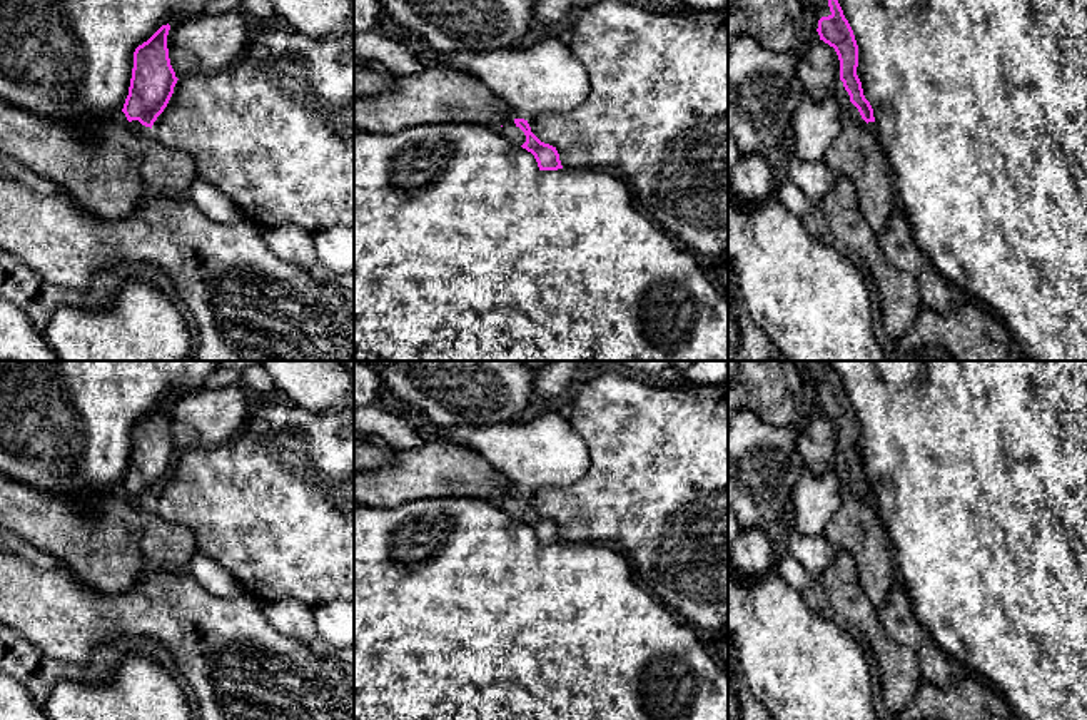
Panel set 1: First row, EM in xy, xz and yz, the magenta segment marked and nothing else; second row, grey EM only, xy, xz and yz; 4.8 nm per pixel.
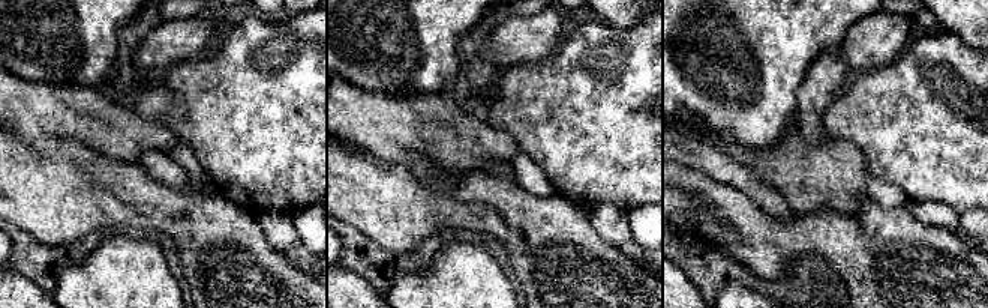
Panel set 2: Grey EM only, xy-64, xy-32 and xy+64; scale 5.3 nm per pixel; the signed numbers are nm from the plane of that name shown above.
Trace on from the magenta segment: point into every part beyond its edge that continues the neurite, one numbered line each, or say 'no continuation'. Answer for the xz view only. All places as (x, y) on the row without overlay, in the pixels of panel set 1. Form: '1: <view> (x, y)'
1: xz (510, 505)

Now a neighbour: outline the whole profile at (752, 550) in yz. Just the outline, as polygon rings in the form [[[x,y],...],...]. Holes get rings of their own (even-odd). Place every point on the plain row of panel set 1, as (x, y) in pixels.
[[[740,530],[731,546],[731,565],[741,578],[758,578],[773,566],[773,548],[765,530]]]

